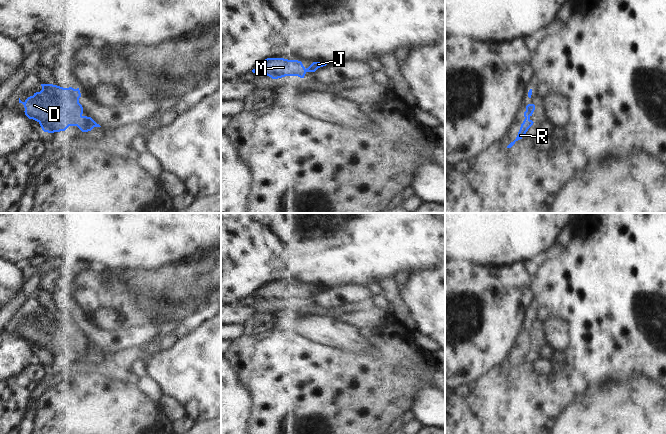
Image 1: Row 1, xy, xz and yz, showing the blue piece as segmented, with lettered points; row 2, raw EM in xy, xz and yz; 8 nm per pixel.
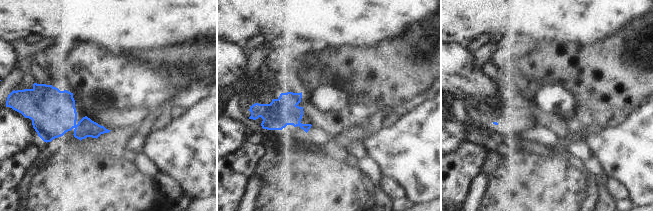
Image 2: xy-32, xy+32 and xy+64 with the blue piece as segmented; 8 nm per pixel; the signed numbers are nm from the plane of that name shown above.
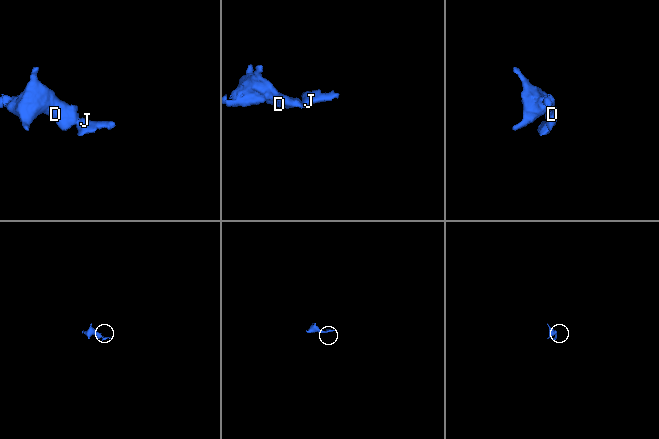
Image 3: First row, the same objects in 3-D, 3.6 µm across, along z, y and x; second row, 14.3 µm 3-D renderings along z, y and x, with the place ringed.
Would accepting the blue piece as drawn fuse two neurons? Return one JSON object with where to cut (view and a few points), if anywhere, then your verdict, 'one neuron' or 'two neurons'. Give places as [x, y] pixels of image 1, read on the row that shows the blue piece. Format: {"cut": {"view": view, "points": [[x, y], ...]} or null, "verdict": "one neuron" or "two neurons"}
{"cut": null, "verdict": "one neuron"}

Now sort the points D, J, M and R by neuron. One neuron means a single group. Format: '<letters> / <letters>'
D J M R

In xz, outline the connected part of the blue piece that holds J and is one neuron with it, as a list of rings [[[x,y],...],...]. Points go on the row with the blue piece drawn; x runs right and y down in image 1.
[[[267,58],[262,61],[259,68],[252,70],[259,75],[267,75],[272,79],[278,79],[285,76],[298,76],[304,78],[307,72],[315,72],[318,68],[326,66],[324,62],[313,62],[308,68],[305,68],[301,61],[288,60],[284,58]]]

